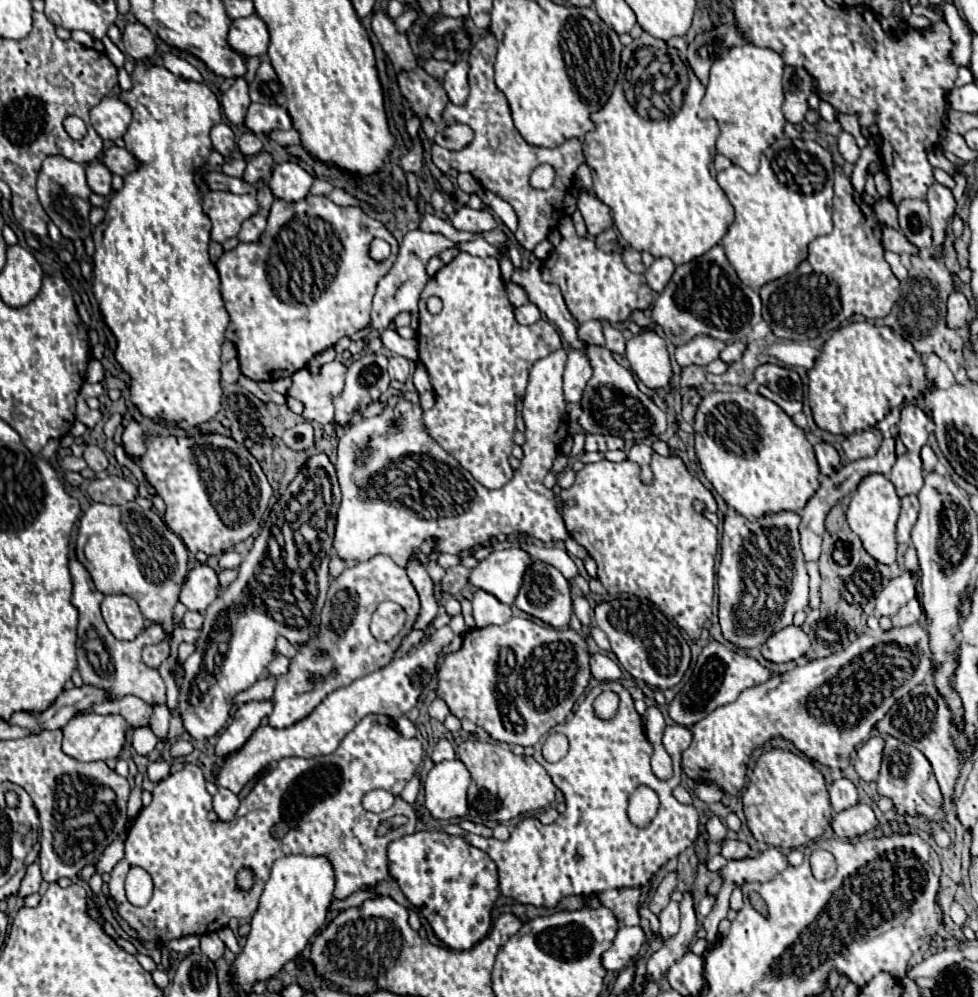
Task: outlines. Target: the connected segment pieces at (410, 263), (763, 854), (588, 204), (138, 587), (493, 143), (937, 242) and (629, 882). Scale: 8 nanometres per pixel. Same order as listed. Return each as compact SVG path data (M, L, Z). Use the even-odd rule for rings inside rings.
M420 229L406 233L402 243L400 243L400 253L398 253L398 259L396 259L392 271L378 283L378 291L374 295L374 307L372 307L372 321L370 321L372 331L384 331L384 327L388 327L400 311L414 313L418 309L416 303L418 303L420 291L424 289L426 281L430 279L426 275L426 263L434 255L438 255L446 249L452 249L452 247L456 247L458 251L466 251L470 255L478 255L478 257L488 257L488 255L496 253L496 247L492 247L484 237L478 237L478 239L468 241L468 243L454 243L440 233L424 233Z
M768 847L760 851L756 857L744 857L736 861L728 861L728 865L722 869L724 881L742 885L748 881L768 881L772 875L784 871L788 867L786 855L776 849Z
M580 191L576 205L578 205L578 211L582 213L582 217L586 221L586 227L588 227L590 235L596 237L612 225L610 209L596 195L590 195L588 191Z
M134 501L124 505L92 503L80 519L76 557L86 567L100 593L130 595L140 605L142 615L164 629L164 641L144 647L142 653L142 659L150 669L160 669L170 657L170 637L176 627L174 605L188 573L188 549L184 541L166 527L158 513L142 509Z
M488 35L484 39L478 39L474 43L474 47L470 49L468 55L468 63L470 63L470 73L468 73L468 81L470 81L470 95L462 105L454 105L448 103L442 111L442 119L436 123L430 117L422 119L422 131L424 137L430 141L430 155L432 155L432 163L446 175L446 177L456 177L456 171L468 171L474 175L474 179L488 191L496 193L500 199L504 199L506 203L512 205L512 209L518 215L518 229L514 231L516 241L526 249L532 251L540 241L544 241L548 237L548 233L558 225L558 221L564 217L564 193L566 189L572 185L572 177L578 169L580 163L584 163L584 155L582 155L582 143L578 139L568 139L568 143L556 147L556 149L544 149L544 147L532 147L528 143L524 143L524 139L520 137L520 133L516 131L512 117L510 117L510 109L508 103L504 99L504 95L496 89L494 85L494 61L496 61L496 49L498 43L494 39L494 35ZM452 123L466 123L474 129L474 141L472 145L468 145L462 151L448 151L442 149L434 143L436 133ZM540 163L548 163L554 167L556 171L556 179L554 185L548 191L538 191L532 189L528 179L534 167L538 167Z
M934 183L928 189L926 201L930 207L930 221L932 221L932 231L934 231L934 245L930 249L930 255L940 255L938 247L944 243L946 227L950 223L950 217L954 215L954 209L956 209L956 199L948 187Z
M618 681L600 683L590 689L572 719L556 725L554 731L568 737L568 755L556 763L548 763L542 757L542 743L546 739L546 735L542 735L534 745L534 759L550 773L554 785L564 793L566 811L552 825L542 825L536 817L522 819L508 841L466 835L466 843L484 851L496 863L502 895L524 905L554 907L566 895L592 895L604 889L642 887L642 883L646 883L666 861L678 857L678 853L686 851L696 841L696 807L682 805L672 797L672 789L680 785L682 751L692 741L690 729L668 725L664 731L662 745L674 763L674 775L670 779L658 779L654 775L650 767L654 749L646 737L642 717L636 713L630 693ZM602 691L614 691L620 697L620 707L612 719L600 719L594 713L594 699ZM638 785L654 789L660 797L658 815L646 829L632 825L626 817L628 797Z

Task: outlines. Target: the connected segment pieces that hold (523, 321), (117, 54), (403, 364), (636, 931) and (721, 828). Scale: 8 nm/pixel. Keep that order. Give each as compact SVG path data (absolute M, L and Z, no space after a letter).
M526 303L526 305L514 309L514 319L516 319L520 325L532 325L532 323L536 323L538 319L542 319L542 313L538 311L538 307L536 307L534 303Z
M107 35L104 36L101 41L105 47L106 55L108 55L114 65L116 65L118 69L124 67L126 57L121 50L110 40Z
M392 355L390 357L390 367L388 367L390 379L398 379L398 381L406 381L410 375L410 361L406 357L400 355Z
M640 925L634 927L620 927L612 949L608 949L604 953L604 967L608 971L622 971L626 967L630 967L636 959L636 955L640 953L640 949L646 943L646 935L642 931Z
M710 815L710 817L708 817L706 831L708 831L710 839L716 841L716 843L720 843L720 839L726 839L726 835L728 835L728 829L726 829L726 825L718 819L718 815Z

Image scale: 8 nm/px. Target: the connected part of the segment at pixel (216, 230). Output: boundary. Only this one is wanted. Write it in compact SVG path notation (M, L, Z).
M210 191L202 197L202 205L212 219L212 241L216 243L236 237L242 223L260 211L254 195L234 195L228 191Z

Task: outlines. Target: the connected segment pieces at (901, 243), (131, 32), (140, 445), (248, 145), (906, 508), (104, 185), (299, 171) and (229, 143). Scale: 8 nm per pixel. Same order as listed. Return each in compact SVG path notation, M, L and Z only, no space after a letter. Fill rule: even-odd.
M882 227L882 245L884 245L884 249L900 253L900 255L916 251L914 245L908 243L908 239L900 231L896 231L892 227Z
M128 23L122 31L122 43L124 43L124 53L138 59L148 59L150 55L156 53L156 43L154 35L140 23Z
M130 419L128 425L126 425L126 431L124 431L124 437L122 437L122 443L124 443L124 449L128 455L134 455L134 457L140 457L146 447L144 447L144 437L142 437L142 427L136 419Z
M244 131L244 135L238 139L238 147L246 157L252 157L262 151L262 141L252 131Z
M916 495L902 497L902 511L896 525L896 541L898 543L910 543L910 531L918 517L918 499Z
M98 159L86 165L86 177L88 177L88 187L94 193L104 195L104 197L110 197L112 195L112 185L110 185L112 173Z
M288 161L274 167L270 189L278 199L292 203L292 201L304 199L310 193L312 181L314 177L310 173L306 173L298 163Z
M218 123L218 125L214 125L212 131L210 131L210 139L212 139L214 149L216 149L224 159L228 159L230 153L234 151L234 147L236 147L234 131L232 131L230 125L226 125L226 123Z

